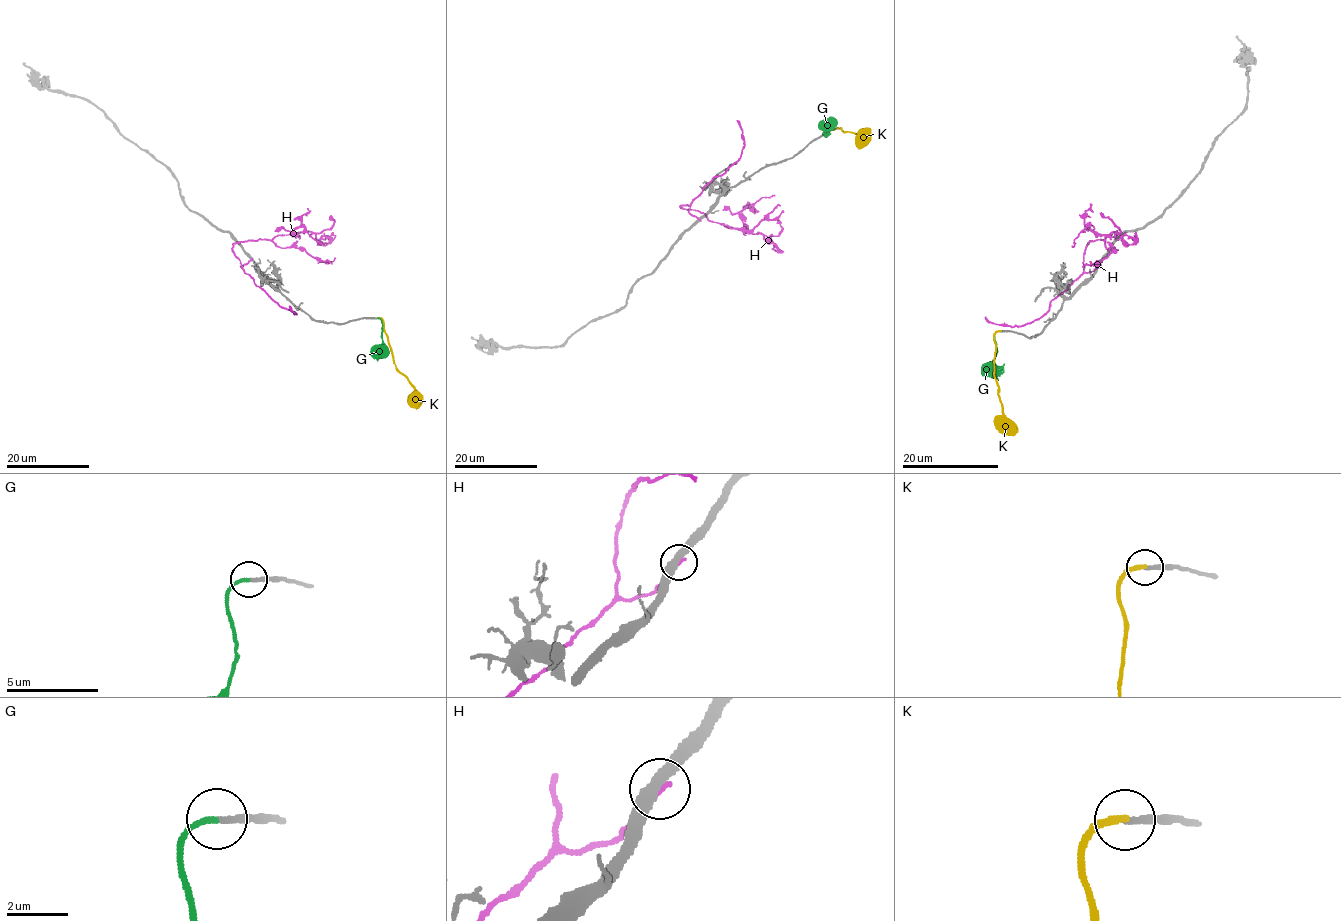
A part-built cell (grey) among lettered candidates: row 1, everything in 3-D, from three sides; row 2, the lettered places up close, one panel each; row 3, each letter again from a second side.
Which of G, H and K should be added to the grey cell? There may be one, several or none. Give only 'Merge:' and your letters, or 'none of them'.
Merge: G

